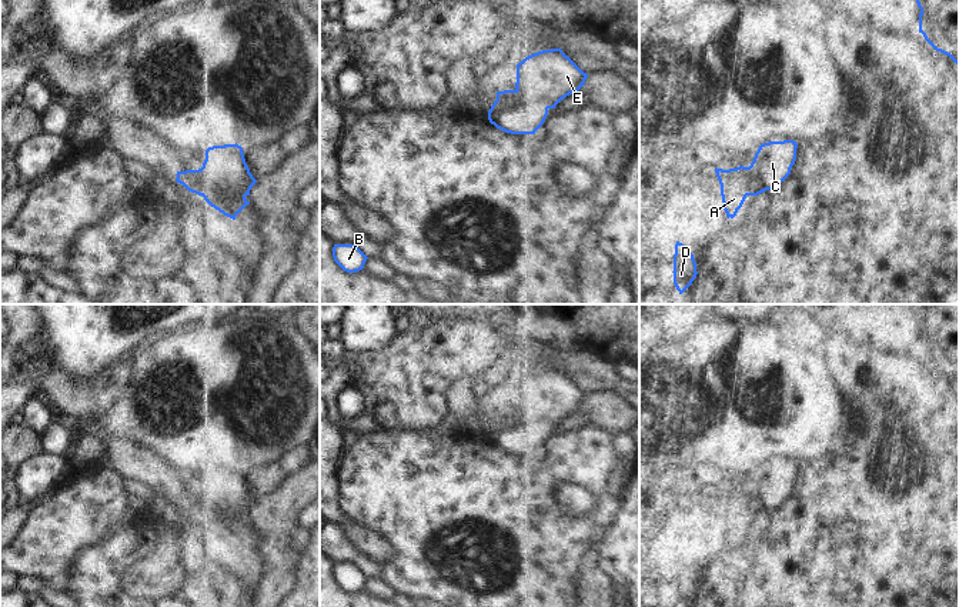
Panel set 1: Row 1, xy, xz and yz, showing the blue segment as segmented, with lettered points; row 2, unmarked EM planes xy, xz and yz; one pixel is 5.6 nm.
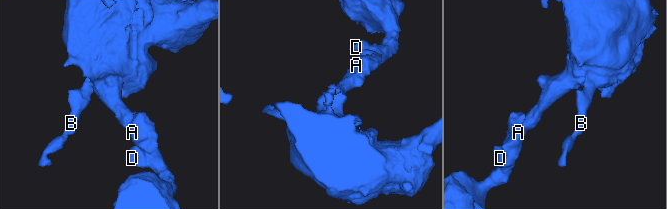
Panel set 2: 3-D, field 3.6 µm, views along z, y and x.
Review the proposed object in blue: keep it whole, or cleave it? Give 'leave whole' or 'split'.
leave whole

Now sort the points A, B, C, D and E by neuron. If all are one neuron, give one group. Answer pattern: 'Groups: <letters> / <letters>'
Groups: A B C D E.

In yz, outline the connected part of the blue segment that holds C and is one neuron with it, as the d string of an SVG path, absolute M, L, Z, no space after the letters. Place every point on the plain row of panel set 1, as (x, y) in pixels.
M793 460L769 461L759 466L749 487L715 487L726 537L734 538L748 516L775 510L791 494L796 468Z

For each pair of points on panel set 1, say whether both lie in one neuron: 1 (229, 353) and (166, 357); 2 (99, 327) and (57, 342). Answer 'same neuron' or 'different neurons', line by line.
1: same neuron
2: same neuron

